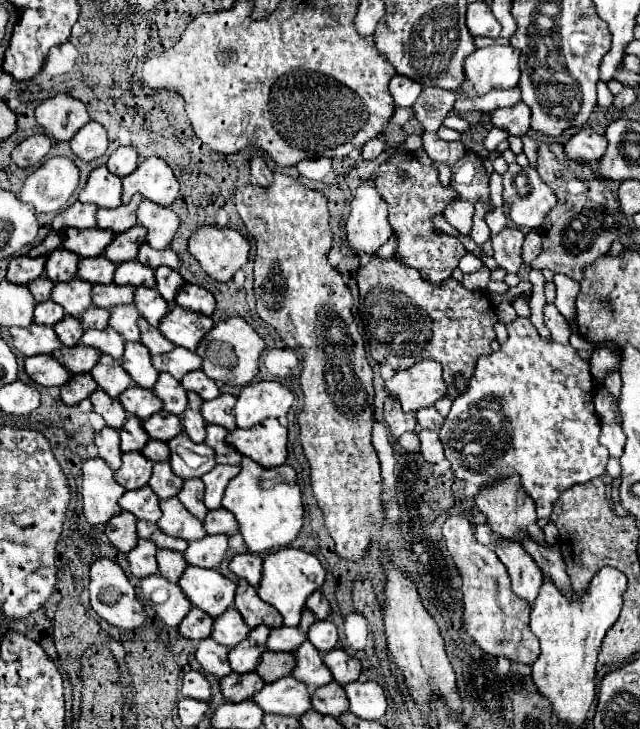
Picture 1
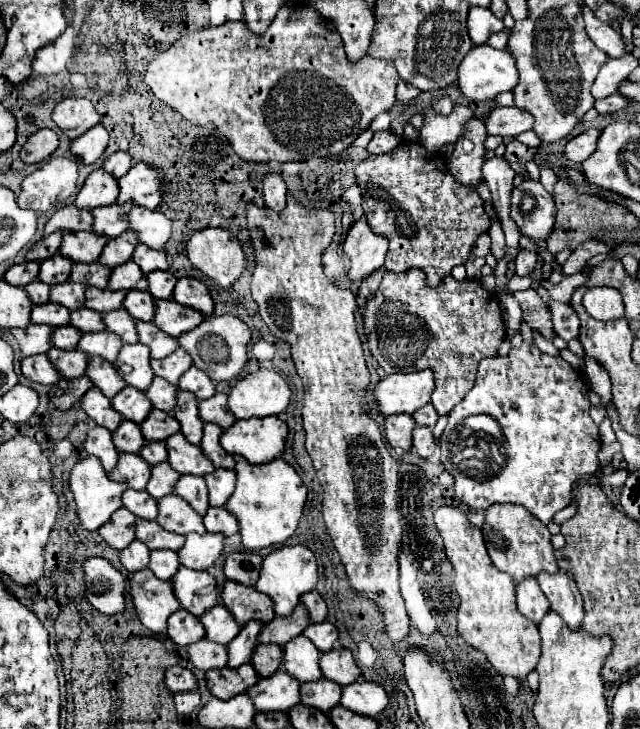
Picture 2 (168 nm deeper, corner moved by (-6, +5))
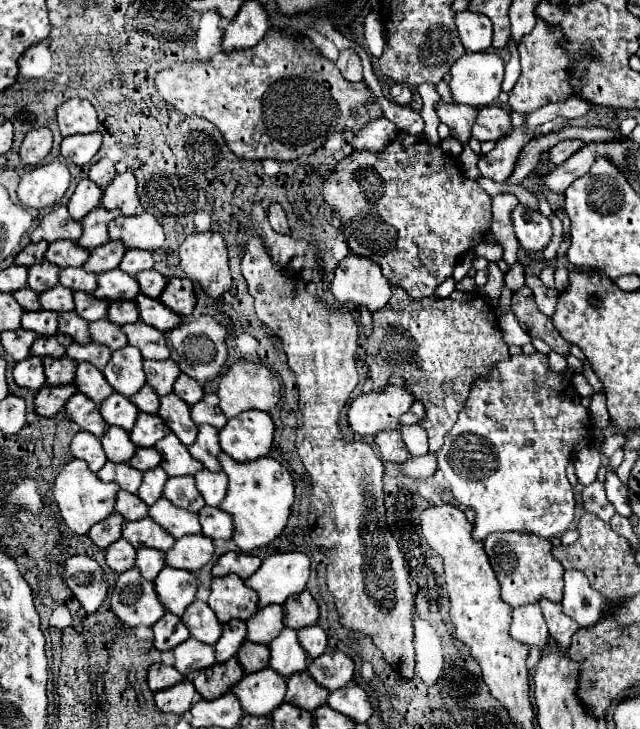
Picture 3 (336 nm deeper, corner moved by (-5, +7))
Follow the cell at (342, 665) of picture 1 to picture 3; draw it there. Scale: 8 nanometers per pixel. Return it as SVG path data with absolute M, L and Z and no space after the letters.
M325 652L311 660L307 672L329 692L347 686L353 680L353 660L343 652Z

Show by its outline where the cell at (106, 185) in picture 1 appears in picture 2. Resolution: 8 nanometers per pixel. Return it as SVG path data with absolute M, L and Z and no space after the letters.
M98 168L86 178L74 204L82 208L96 208L114 204L116 198L118 198L118 180L112 174L106 174L106 170Z

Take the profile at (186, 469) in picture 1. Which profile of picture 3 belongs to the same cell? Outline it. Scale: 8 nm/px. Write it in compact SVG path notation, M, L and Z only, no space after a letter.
M167 434L155 448L161 454L161 468L167 476L185 476L203 470L203 464L187 452L175 434Z

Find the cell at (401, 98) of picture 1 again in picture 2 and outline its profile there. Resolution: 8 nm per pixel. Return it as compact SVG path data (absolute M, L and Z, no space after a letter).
M398 82L398 86L396 86L396 100L398 102L410 102L410 100L414 100L416 96L420 94L420 90L418 88L414 88L414 86L410 86L408 82Z

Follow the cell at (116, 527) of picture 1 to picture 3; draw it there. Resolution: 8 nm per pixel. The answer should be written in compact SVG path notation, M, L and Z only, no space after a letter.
M113 512L111 516L107 516L105 520L101 520L99 524L95 524L89 530L89 538L99 548L107 548L109 544L113 544L115 540L121 538L121 526L123 526L123 516L119 516L119 514Z

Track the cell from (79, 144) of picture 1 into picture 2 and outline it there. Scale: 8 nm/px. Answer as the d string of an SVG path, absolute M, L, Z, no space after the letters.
M98 122L96 126L92 126L86 134L78 136L76 140L72 140L70 144L70 152L74 156L78 156L84 164L92 164L94 160L98 160L98 156L106 150L108 146L108 130L104 128L102 122Z

